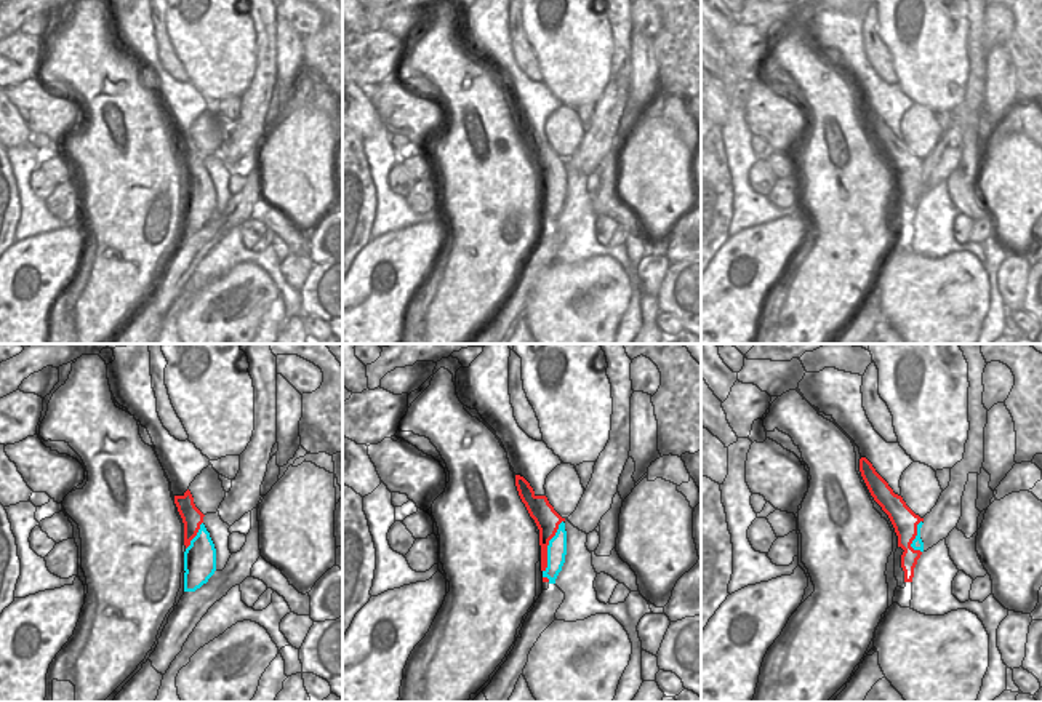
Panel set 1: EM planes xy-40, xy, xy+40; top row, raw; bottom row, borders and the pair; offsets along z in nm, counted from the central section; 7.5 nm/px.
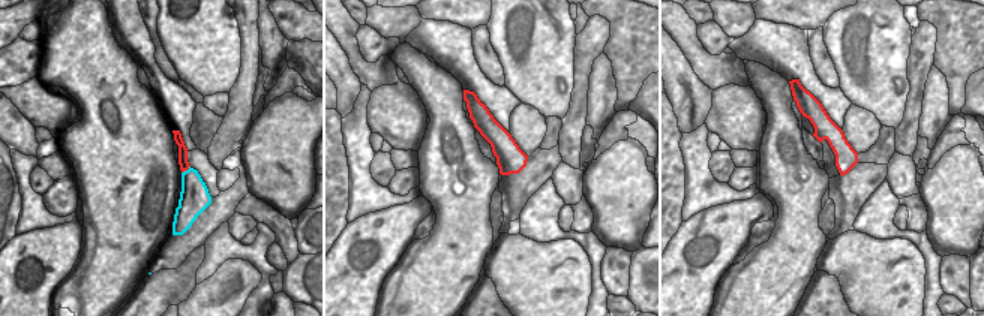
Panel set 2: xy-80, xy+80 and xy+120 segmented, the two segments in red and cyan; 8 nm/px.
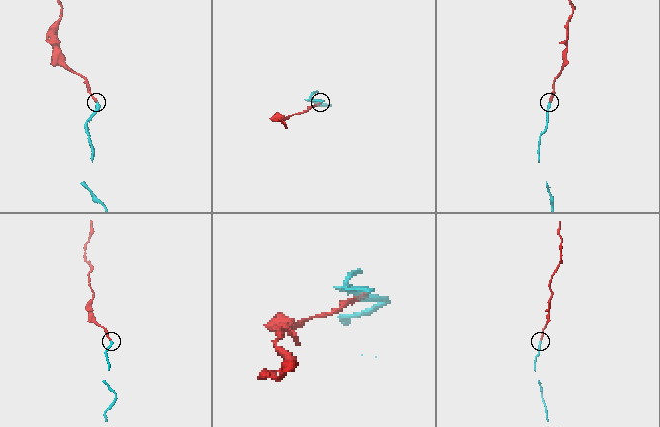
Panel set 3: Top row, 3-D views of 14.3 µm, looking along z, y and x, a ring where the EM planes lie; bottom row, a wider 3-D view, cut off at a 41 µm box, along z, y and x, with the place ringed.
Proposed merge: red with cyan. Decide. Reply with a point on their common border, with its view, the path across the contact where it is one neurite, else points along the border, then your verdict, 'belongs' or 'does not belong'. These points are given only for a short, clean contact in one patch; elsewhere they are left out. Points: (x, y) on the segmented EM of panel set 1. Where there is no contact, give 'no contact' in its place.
xy (548, 544) | across xy (546, 518), (548, 544), (557, 546) | belongs

